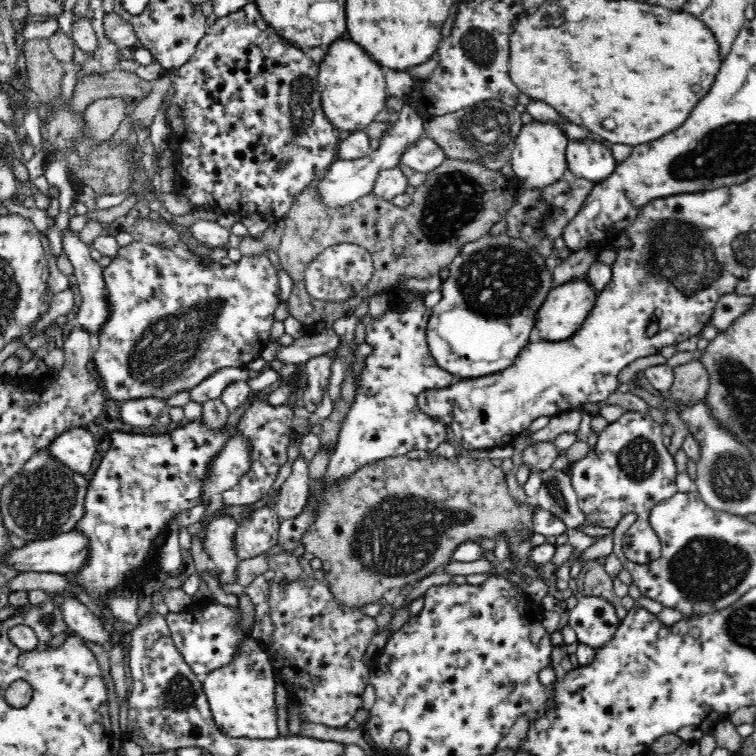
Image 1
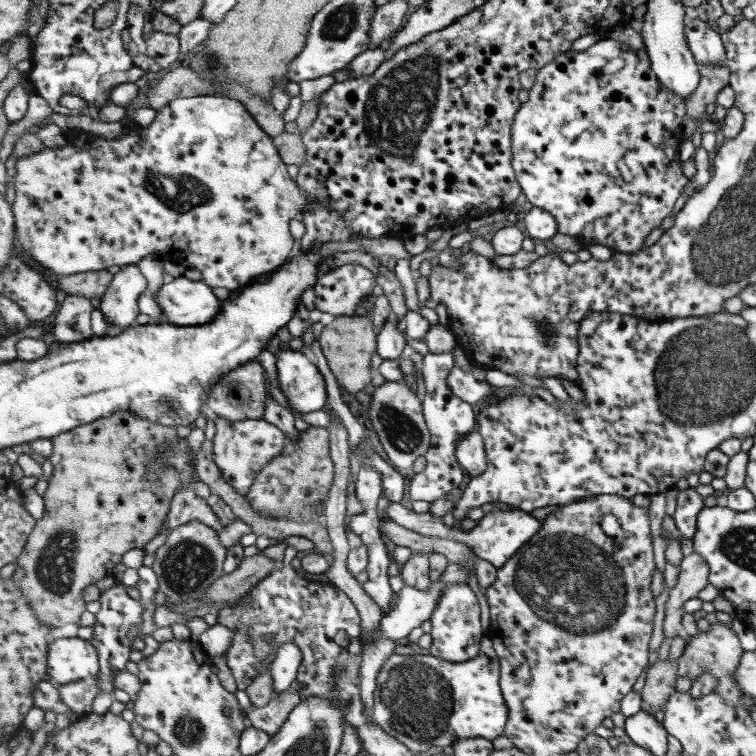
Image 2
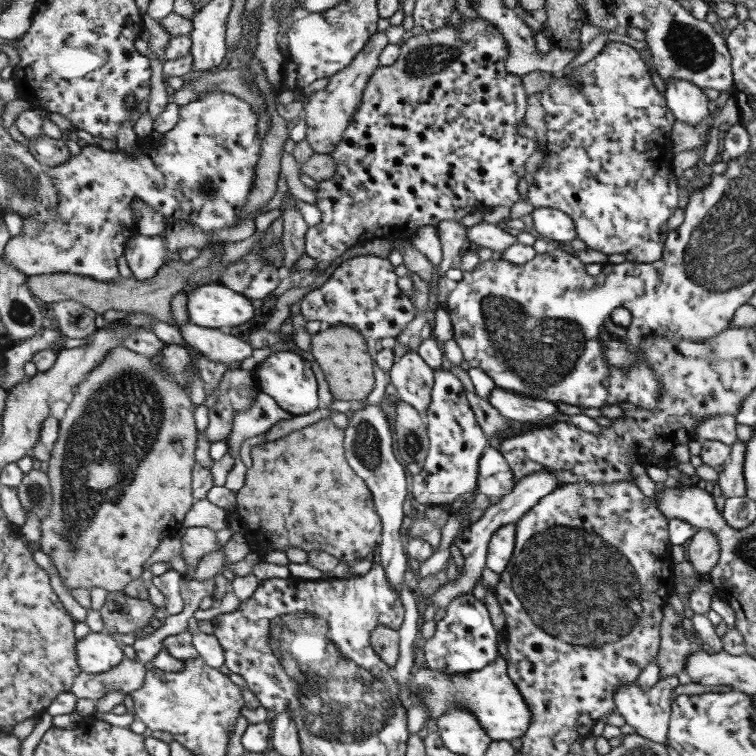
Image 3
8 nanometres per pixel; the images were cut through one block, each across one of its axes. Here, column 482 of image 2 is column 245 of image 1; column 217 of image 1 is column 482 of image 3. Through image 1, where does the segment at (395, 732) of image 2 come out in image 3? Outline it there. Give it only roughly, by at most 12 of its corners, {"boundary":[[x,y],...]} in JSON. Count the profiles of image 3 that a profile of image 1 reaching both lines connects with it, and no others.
{"boundary":[[498,656],[465,674],[421,666],[401,690],[435,721],[472,710],[494,741],[534,722]]}

